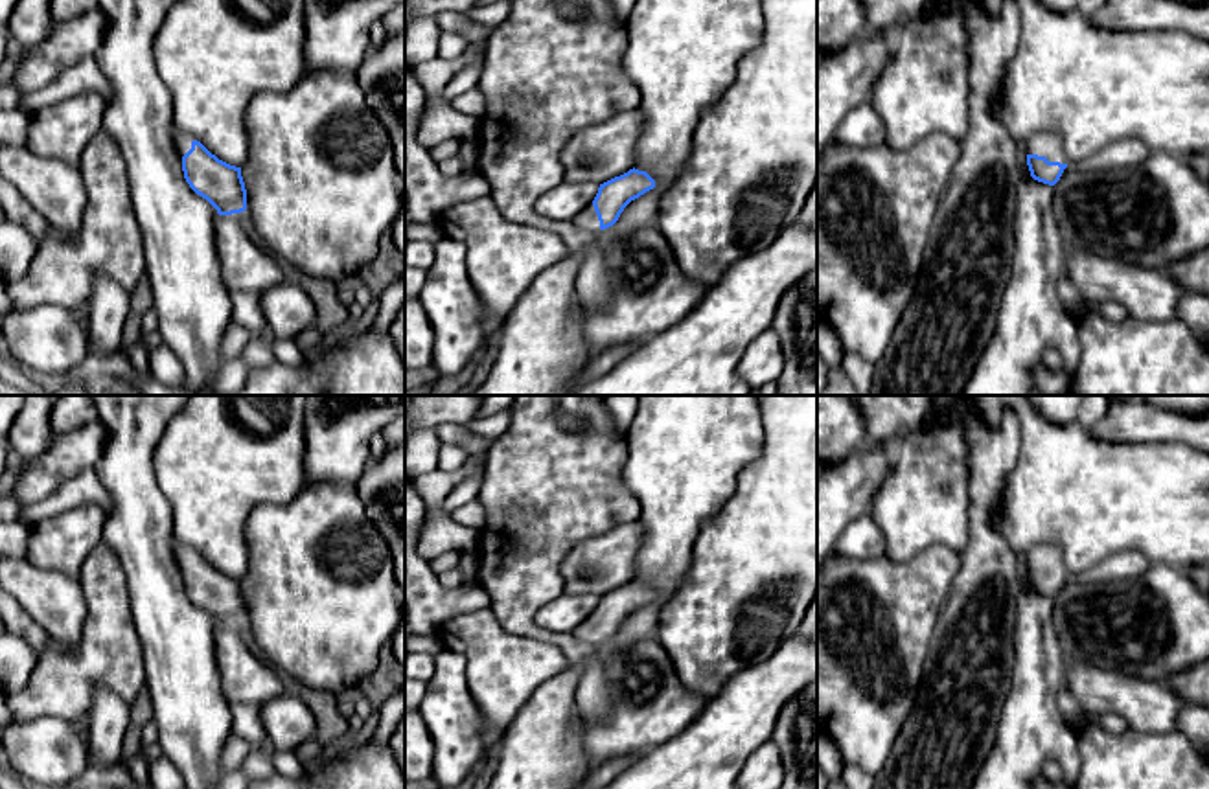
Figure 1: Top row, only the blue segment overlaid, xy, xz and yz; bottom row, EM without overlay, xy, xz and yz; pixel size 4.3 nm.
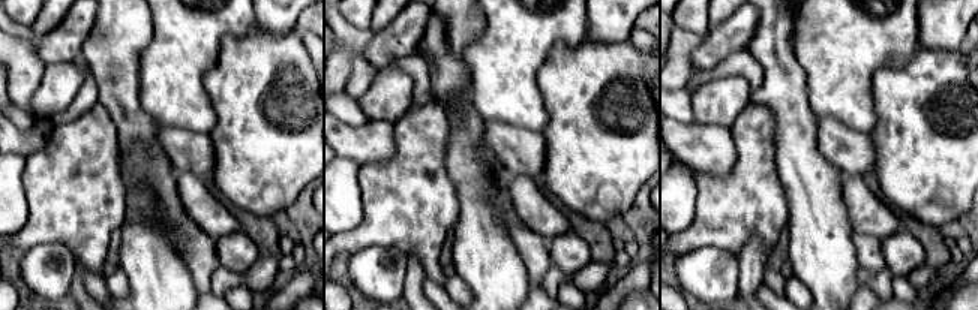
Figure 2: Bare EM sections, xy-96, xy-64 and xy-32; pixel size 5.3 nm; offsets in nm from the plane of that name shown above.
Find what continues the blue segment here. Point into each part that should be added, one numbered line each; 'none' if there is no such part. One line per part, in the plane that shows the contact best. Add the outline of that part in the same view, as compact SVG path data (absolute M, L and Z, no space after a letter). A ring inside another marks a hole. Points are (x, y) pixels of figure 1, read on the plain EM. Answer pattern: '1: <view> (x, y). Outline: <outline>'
1: yz (1046, 556). Outline: M1034 544L1025 555L1029 566L1045 568L1049 574L1067 576L1062 552L1056 544Z

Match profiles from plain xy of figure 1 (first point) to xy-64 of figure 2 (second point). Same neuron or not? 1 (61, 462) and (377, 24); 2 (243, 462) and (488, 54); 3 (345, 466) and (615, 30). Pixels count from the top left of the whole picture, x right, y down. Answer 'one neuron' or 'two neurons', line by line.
1: two neurons
2: one neuron
3: one neuron

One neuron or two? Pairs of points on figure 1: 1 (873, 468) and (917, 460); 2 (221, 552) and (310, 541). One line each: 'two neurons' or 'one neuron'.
1: two neurons
2: two neurons

